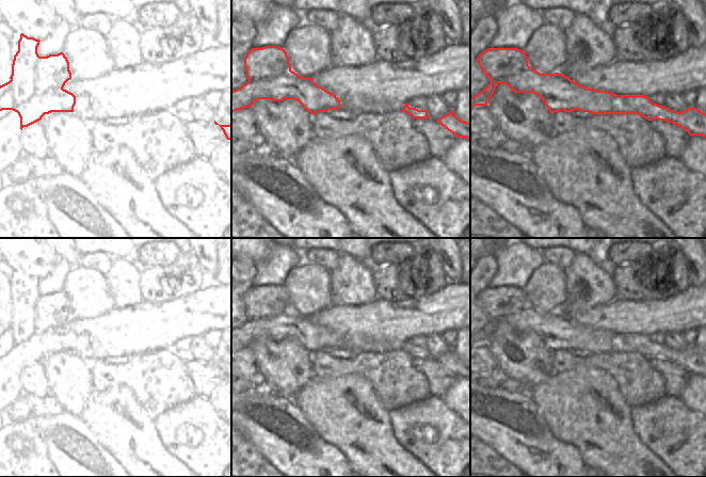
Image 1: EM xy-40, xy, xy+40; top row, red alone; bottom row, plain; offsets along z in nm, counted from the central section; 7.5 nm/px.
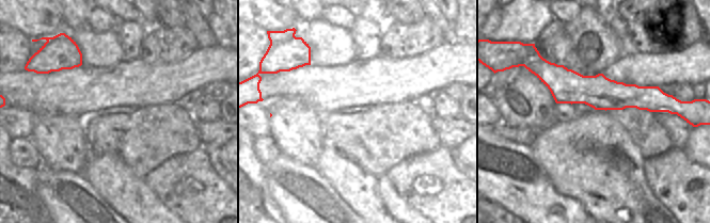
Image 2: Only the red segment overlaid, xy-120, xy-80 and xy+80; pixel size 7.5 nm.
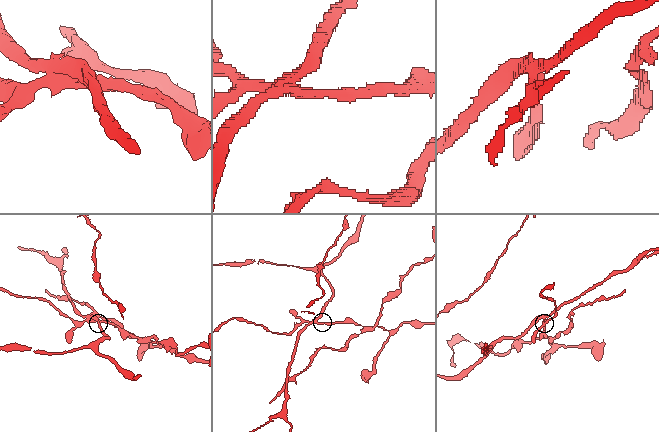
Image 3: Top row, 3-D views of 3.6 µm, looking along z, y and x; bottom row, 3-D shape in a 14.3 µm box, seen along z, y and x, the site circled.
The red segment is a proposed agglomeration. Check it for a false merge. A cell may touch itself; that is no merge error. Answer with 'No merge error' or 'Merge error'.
Merge error.

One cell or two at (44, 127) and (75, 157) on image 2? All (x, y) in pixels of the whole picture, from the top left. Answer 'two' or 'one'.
one

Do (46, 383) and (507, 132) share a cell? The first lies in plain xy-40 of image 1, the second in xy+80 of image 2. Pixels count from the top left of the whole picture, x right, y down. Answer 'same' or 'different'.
different

